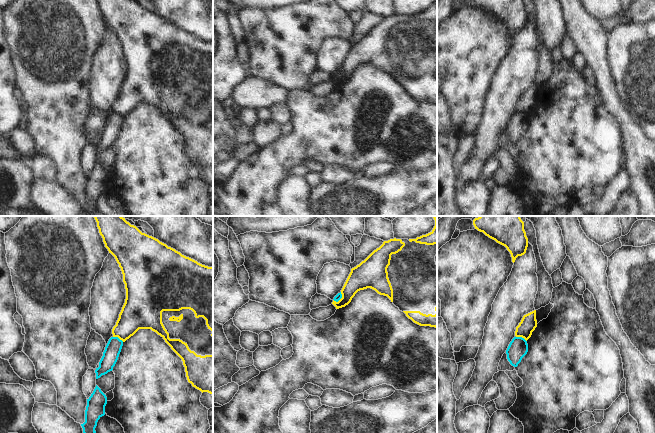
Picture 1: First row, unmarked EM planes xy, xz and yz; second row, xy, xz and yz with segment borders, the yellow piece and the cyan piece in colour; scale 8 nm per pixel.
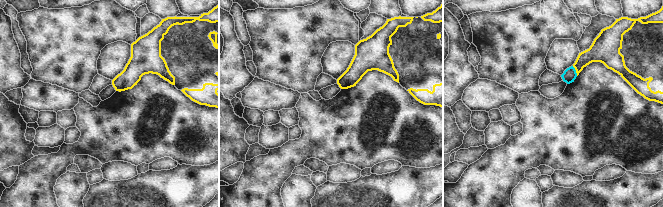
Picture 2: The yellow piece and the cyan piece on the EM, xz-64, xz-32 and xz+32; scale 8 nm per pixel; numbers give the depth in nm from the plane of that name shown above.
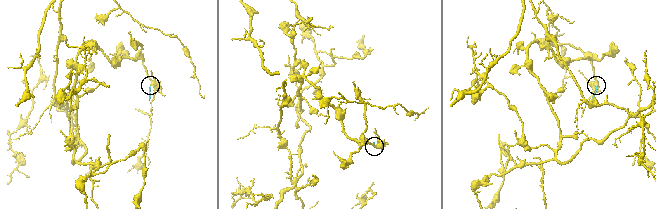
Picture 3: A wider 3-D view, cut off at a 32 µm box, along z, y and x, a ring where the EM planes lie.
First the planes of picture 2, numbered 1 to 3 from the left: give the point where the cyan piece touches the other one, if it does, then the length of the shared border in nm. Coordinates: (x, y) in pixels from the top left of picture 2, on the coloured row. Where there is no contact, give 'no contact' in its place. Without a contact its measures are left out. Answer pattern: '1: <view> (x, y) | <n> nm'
1: no contact
2: no contact
3: xz+32 (576, 71) | 90 nm

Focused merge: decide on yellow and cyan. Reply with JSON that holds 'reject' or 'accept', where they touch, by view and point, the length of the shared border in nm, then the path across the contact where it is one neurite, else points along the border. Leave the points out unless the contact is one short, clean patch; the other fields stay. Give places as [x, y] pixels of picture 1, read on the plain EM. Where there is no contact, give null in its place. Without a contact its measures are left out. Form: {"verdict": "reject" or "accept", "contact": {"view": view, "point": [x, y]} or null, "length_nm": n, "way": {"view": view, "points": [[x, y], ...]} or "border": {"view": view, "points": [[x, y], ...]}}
{"verdict": "reject", "contact": {"view": "yz", "point": [521, 112]}, "length_nm": 100, "border": {"view": "yz", "points": [[516, 112], [521, 112], [526, 117]]}}

